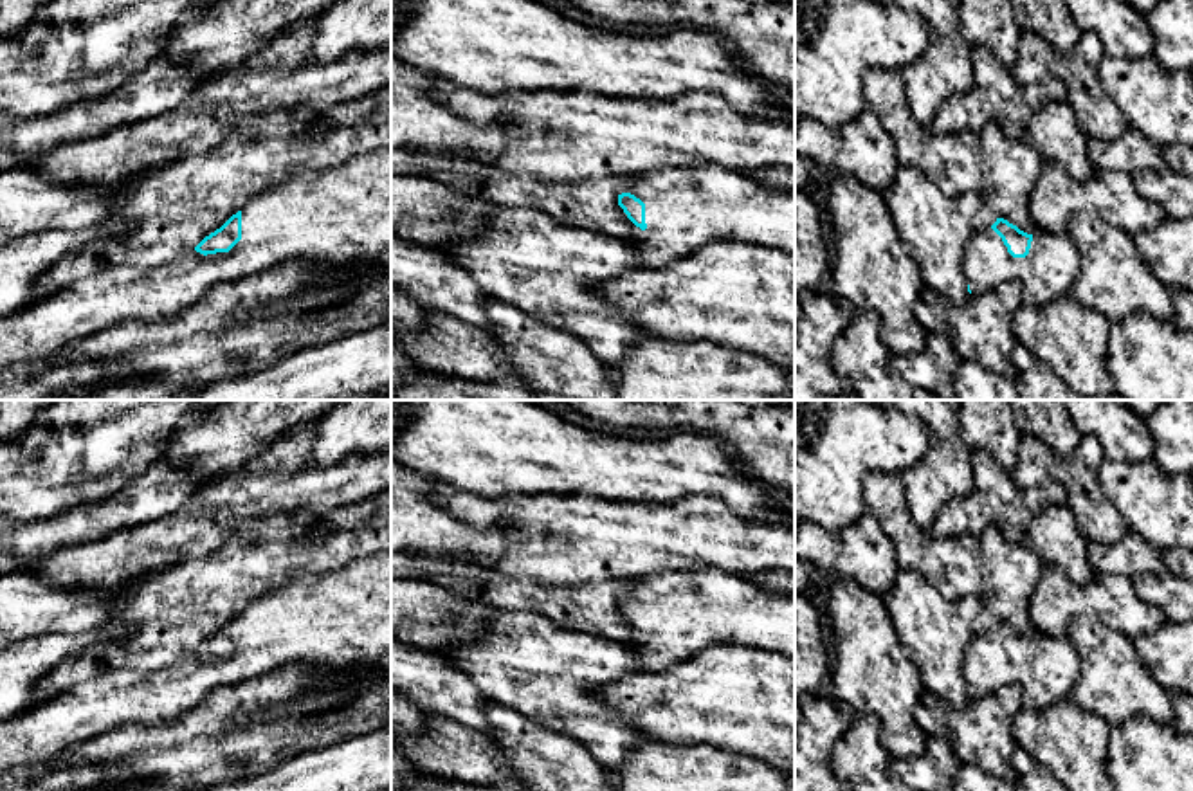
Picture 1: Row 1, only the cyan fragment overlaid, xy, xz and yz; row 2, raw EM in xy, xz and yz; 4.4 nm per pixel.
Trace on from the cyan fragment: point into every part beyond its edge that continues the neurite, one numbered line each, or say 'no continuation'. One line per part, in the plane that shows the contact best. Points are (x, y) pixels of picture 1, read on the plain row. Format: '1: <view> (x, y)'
1: xy (337, 626)

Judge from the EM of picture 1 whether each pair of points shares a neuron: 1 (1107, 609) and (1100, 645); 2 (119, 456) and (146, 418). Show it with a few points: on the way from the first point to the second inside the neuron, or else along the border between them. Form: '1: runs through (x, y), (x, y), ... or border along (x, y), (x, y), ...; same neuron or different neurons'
1: border along (1065, 633), (1074, 618), (1092, 617), (1132, 642); different neurons
2: runs through (130, 454), (146, 438), (146, 429); same neuron

